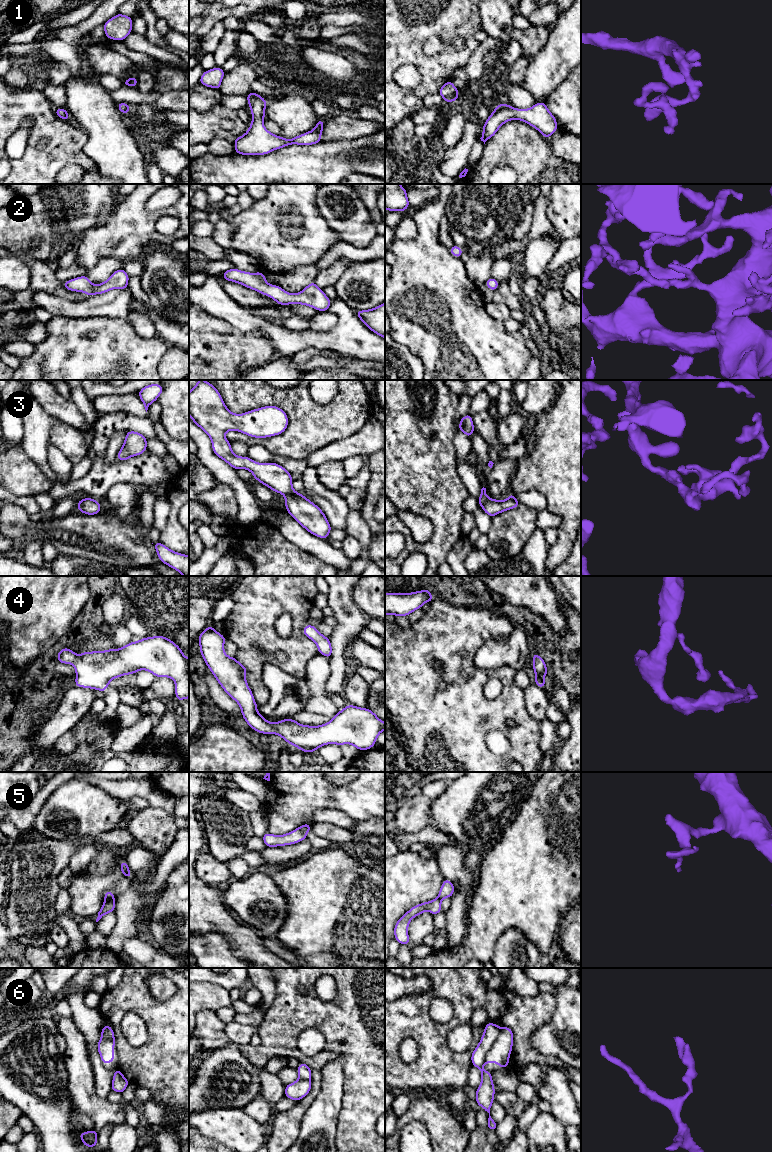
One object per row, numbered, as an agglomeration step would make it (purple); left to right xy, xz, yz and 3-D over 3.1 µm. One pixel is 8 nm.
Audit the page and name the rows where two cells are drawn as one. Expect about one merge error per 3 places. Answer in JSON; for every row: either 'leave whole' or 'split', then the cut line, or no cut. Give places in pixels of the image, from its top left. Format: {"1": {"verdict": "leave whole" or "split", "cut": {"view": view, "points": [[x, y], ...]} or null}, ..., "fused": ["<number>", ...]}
{"1": {"verdict": "leave whole", "cut": null}, "2": {"verdict": "leave whole", "cut": null}, "3": {"verdict": "leave whole", "cut": null}, "4": {"verdict": "leave whole", "cut": null}, "5": {"verdict": "split", "cut": {"view": "xy", "points": [[114, 897], [105, 900]]}}, "6": {"verdict": "split", "cut": {"view": "yz", "points": [[500, 1028], [499, 1034], [484, 1061]]}}, "fused": ["5", "6"]}

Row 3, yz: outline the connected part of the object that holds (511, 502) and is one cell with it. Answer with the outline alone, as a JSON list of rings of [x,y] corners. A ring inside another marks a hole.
[[[484,487],[481,489],[478,504],[482,507],[483,511],[491,518],[506,510],[517,508],[520,505],[515,495],[512,493],[510,493],[509,497],[506,500],[498,501],[494,498],[489,499],[486,494],[486,488]]]

